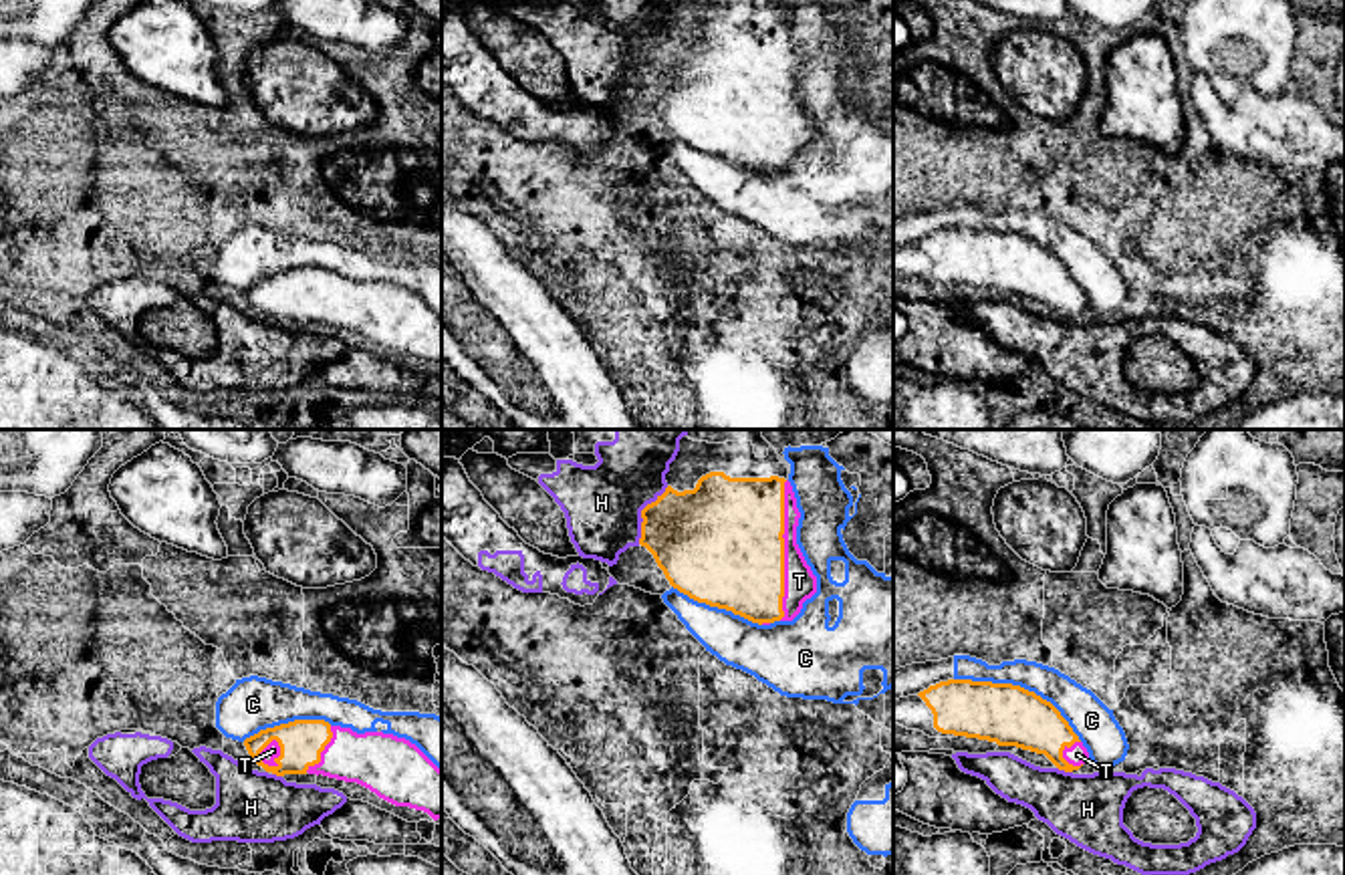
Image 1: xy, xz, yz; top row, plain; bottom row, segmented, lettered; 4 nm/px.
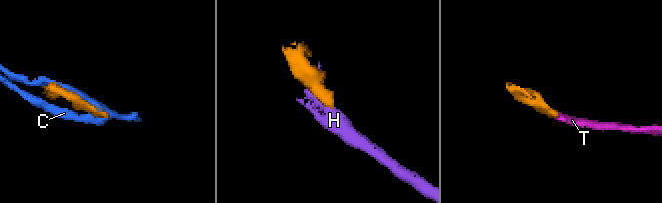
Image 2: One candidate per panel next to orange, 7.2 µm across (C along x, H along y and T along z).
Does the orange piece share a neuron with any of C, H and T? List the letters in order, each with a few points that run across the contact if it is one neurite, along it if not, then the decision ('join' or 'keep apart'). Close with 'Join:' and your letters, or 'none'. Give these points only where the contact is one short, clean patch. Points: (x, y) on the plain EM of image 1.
C: keep apart
H: keep apart
T: join
Join: T

